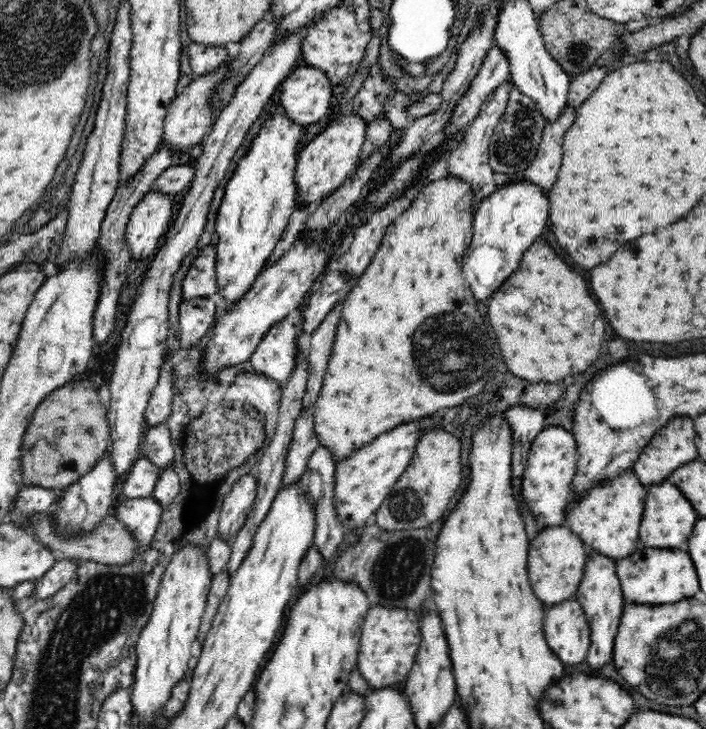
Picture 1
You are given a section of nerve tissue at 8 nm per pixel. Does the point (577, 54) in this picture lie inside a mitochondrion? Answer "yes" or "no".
yes

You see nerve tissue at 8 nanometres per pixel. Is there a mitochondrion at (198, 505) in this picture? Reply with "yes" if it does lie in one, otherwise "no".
yes

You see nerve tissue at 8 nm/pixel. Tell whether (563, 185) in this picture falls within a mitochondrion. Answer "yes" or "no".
no

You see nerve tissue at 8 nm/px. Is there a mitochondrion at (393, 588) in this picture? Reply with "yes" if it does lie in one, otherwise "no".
yes

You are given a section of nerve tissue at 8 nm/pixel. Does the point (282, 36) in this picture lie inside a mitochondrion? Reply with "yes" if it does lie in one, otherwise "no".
no

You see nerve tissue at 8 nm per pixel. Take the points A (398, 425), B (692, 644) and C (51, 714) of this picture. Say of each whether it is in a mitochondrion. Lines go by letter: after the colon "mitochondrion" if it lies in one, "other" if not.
A: other
B: mitochondrion
C: mitochondrion

